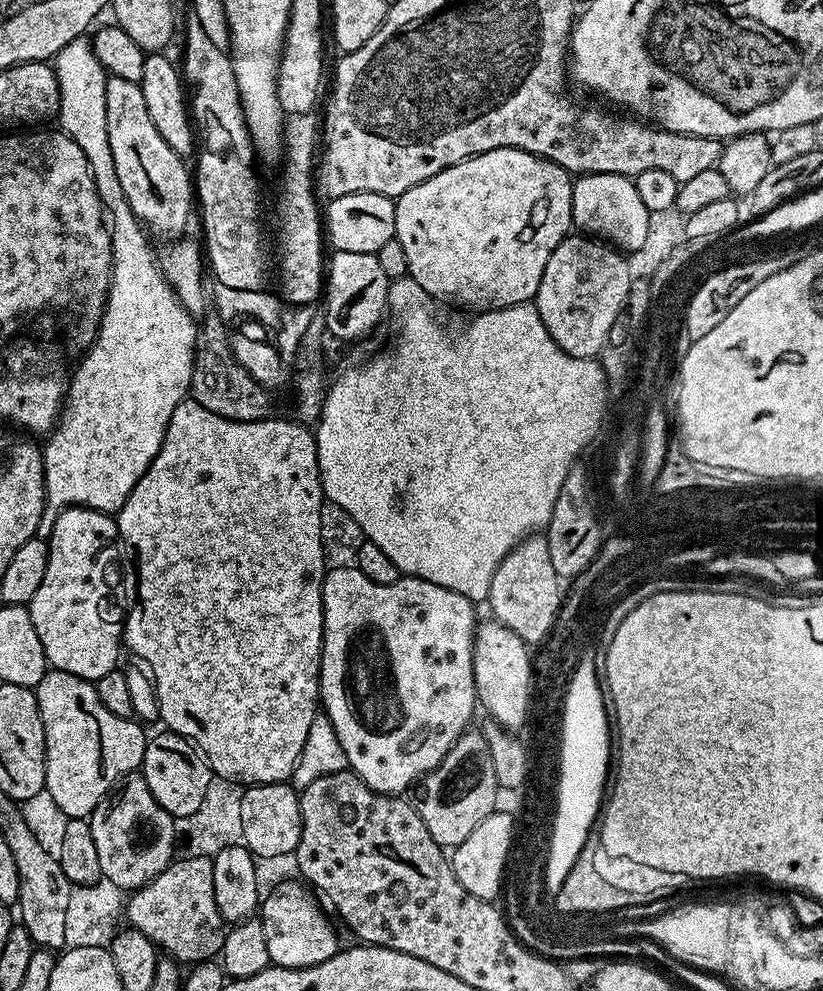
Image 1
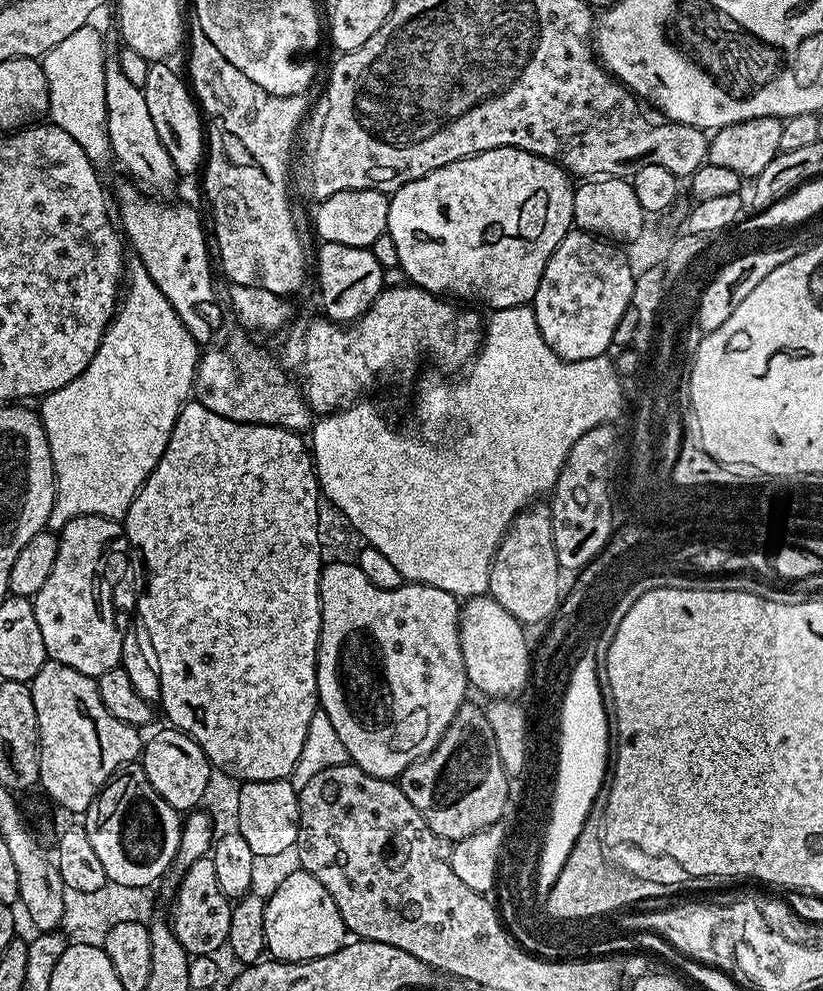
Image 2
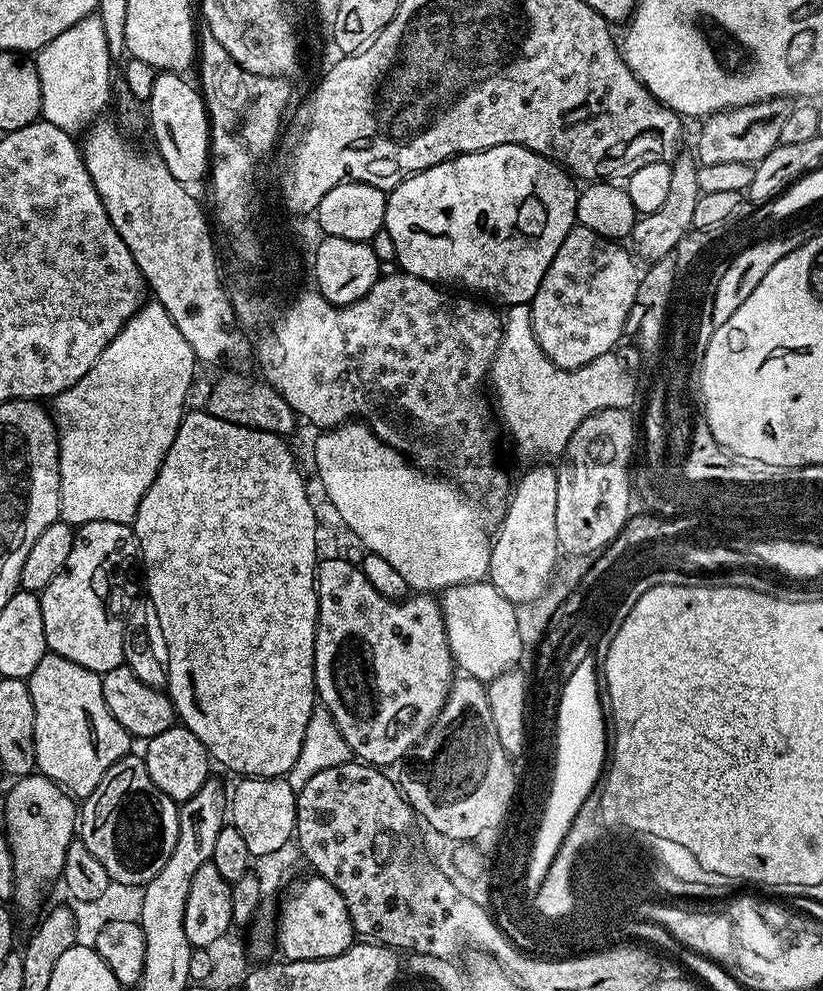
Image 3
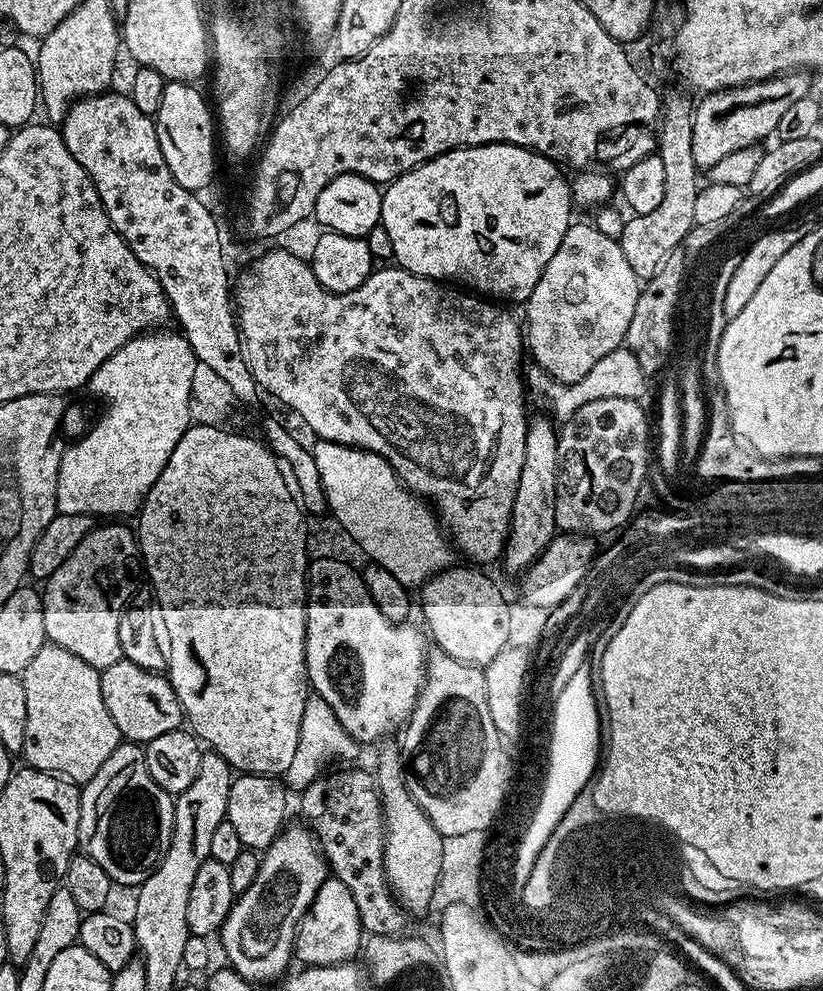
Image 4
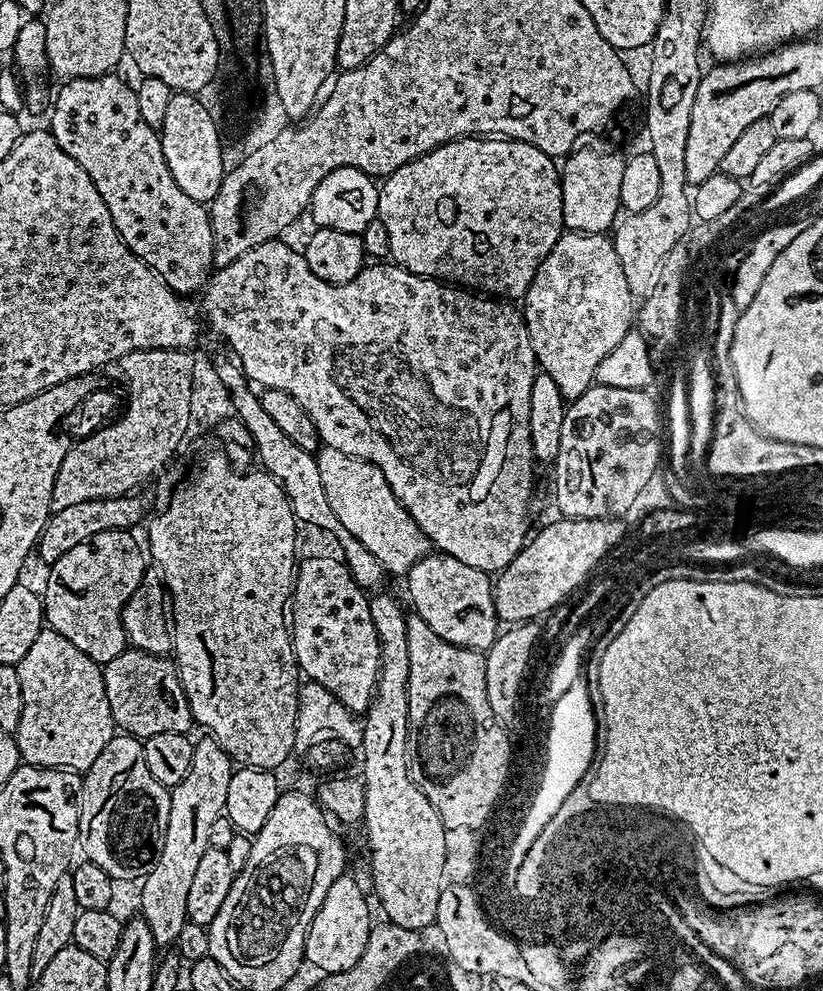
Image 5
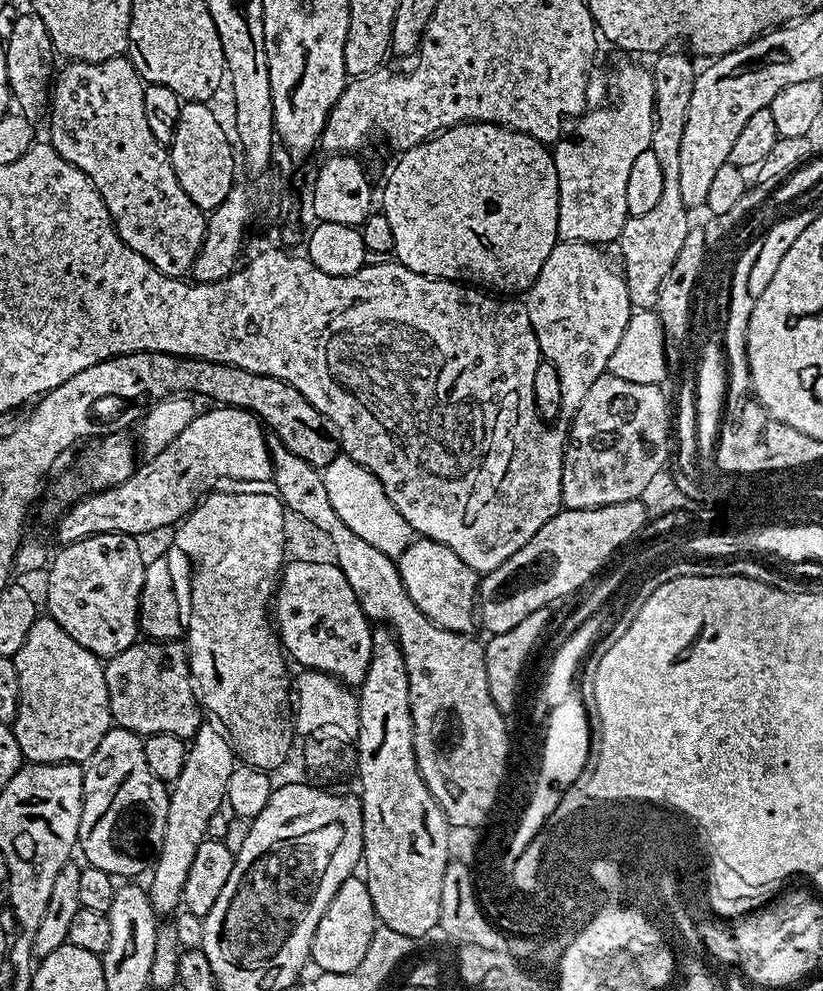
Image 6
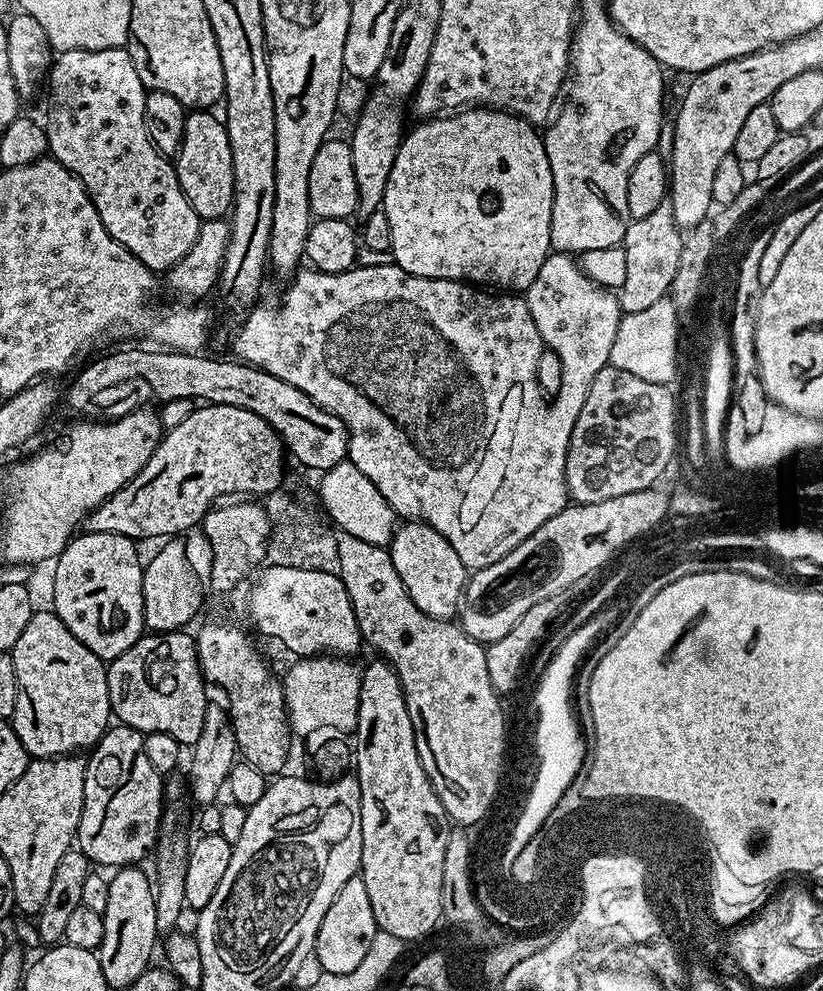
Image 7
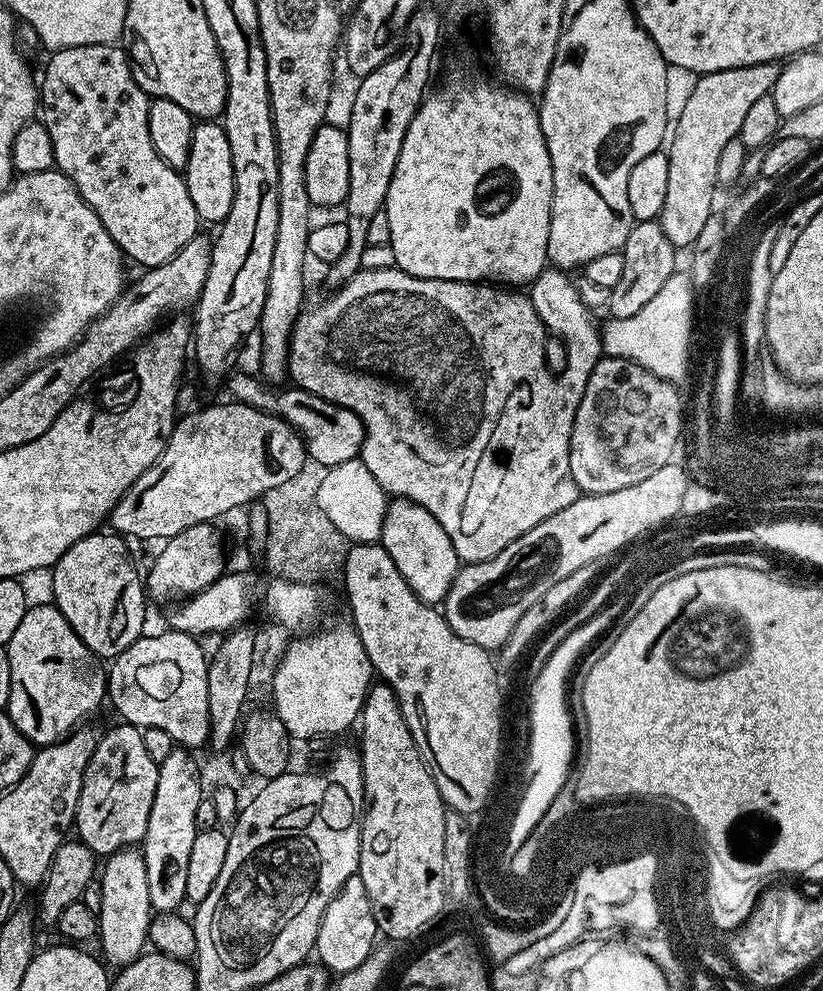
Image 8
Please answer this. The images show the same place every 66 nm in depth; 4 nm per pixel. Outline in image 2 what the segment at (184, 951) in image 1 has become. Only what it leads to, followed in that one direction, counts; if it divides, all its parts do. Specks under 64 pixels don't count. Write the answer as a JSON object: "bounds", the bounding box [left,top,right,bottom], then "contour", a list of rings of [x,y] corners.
{"bounds":[170,855,233,957],"contour":[[[211,855],[198,858],[198,862],[187,868],[179,879],[180,885],[176,888],[176,901],[172,904],[172,920],[170,919],[172,932],[180,945],[188,951],[189,957],[218,953],[219,948],[224,948],[228,943],[233,905],[230,897],[222,894],[222,886],[218,886]]]}

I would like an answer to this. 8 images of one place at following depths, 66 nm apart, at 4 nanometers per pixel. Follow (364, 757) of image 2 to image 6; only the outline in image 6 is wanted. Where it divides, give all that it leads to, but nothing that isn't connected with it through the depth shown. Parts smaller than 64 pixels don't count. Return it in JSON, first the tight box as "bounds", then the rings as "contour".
{"bounds":[274,564,372,686],"contour":[[[293,564],[284,577],[284,585],[276,585],[274,597],[274,627],[281,645],[304,670],[324,672],[349,686],[359,686],[366,678],[366,670],[372,657],[372,630],[368,615],[354,598],[354,586],[345,584],[344,577],[335,568],[321,564]]]}

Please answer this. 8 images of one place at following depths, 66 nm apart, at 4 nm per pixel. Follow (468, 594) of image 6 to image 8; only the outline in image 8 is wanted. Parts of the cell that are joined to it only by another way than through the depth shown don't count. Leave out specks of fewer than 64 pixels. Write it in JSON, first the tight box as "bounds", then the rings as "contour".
{"bounds":[378,499,462,606],"contour":[[[393,499],[384,515],[378,543],[390,558],[394,558],[394,566],[398,566],[402,578],[406,578],[423,604],[436,606],[443,602],[462,567],[462,561],[454,550],[454,542],[450,542],[450,534],[442,530],[438,518],[434,518],[430,510],[418,506],[413,500]]]}

